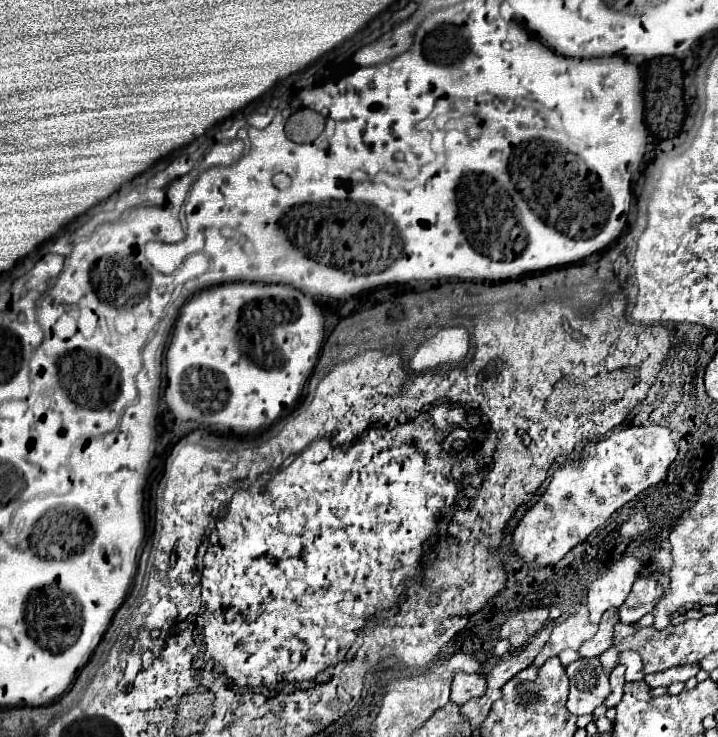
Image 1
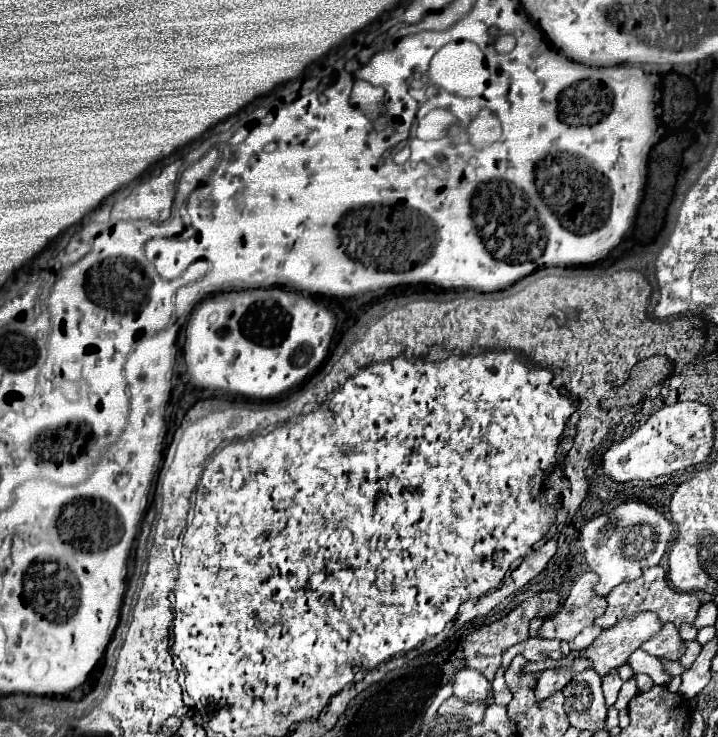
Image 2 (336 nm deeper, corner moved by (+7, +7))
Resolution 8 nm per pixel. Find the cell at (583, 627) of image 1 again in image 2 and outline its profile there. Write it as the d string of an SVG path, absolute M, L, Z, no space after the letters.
M585 572L577 578L565 604L549 618L543 620L539 628L539 638L559 638L573 640L583 628L593 626L595 618L605 612L605 598L593 592L597 574Z

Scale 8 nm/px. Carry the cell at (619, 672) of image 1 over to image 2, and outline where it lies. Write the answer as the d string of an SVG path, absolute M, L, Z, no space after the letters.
M617 668L611 670L607 676L603 676L603 694L605 694L605 700L607 700L607 706L613 706L615 700L617 700L617 694L621 690L621 678L619 678L619 672Z

